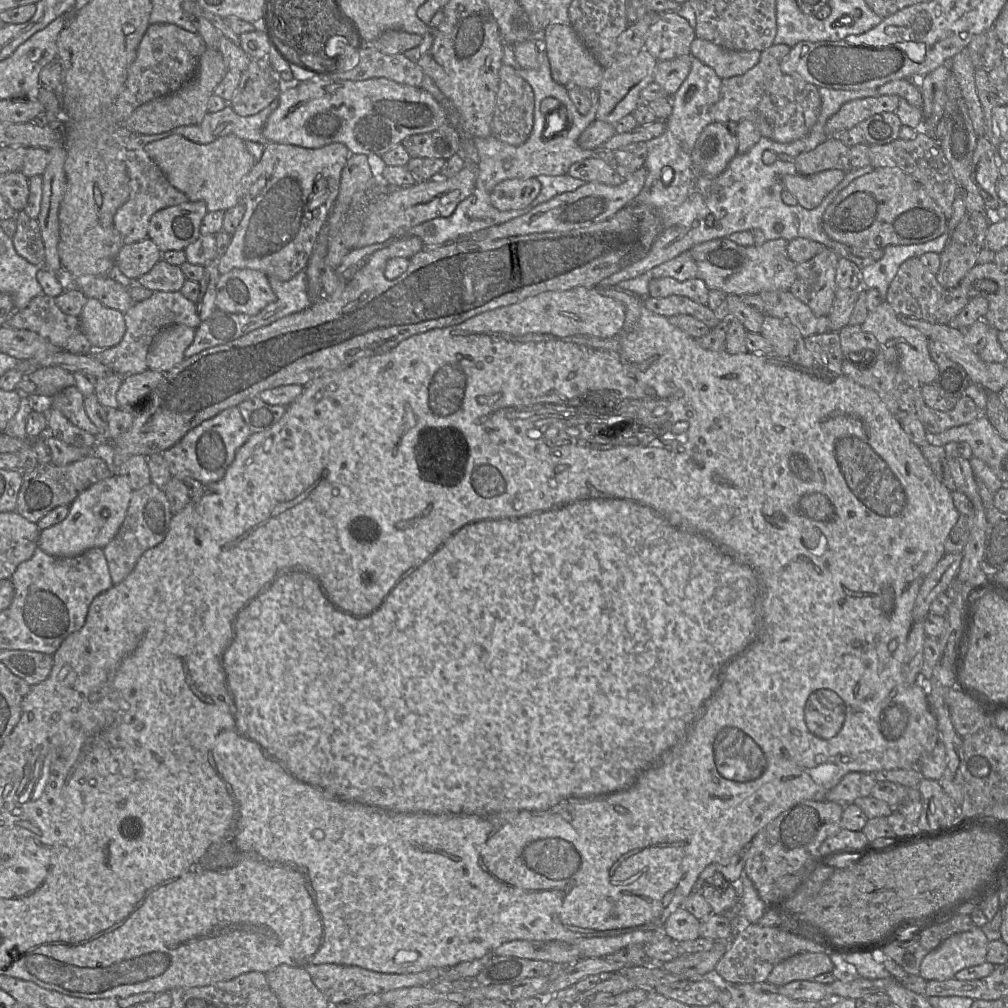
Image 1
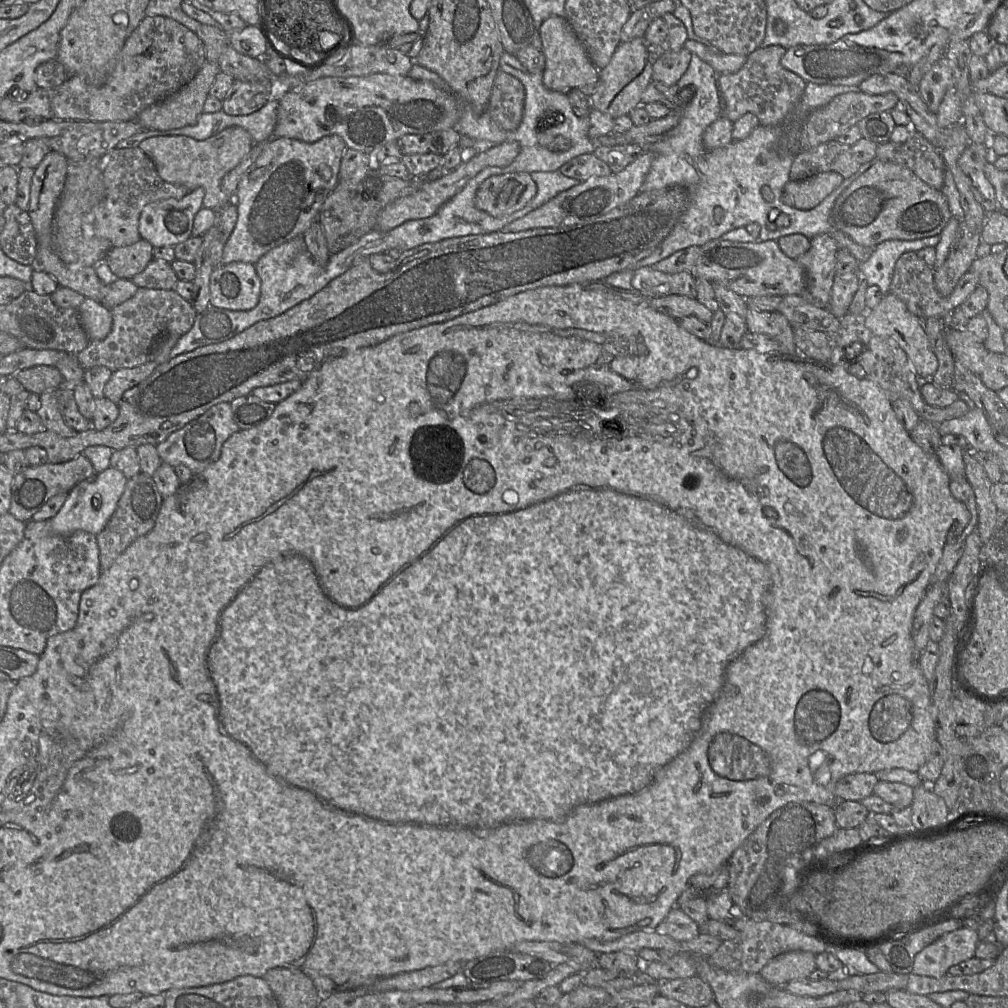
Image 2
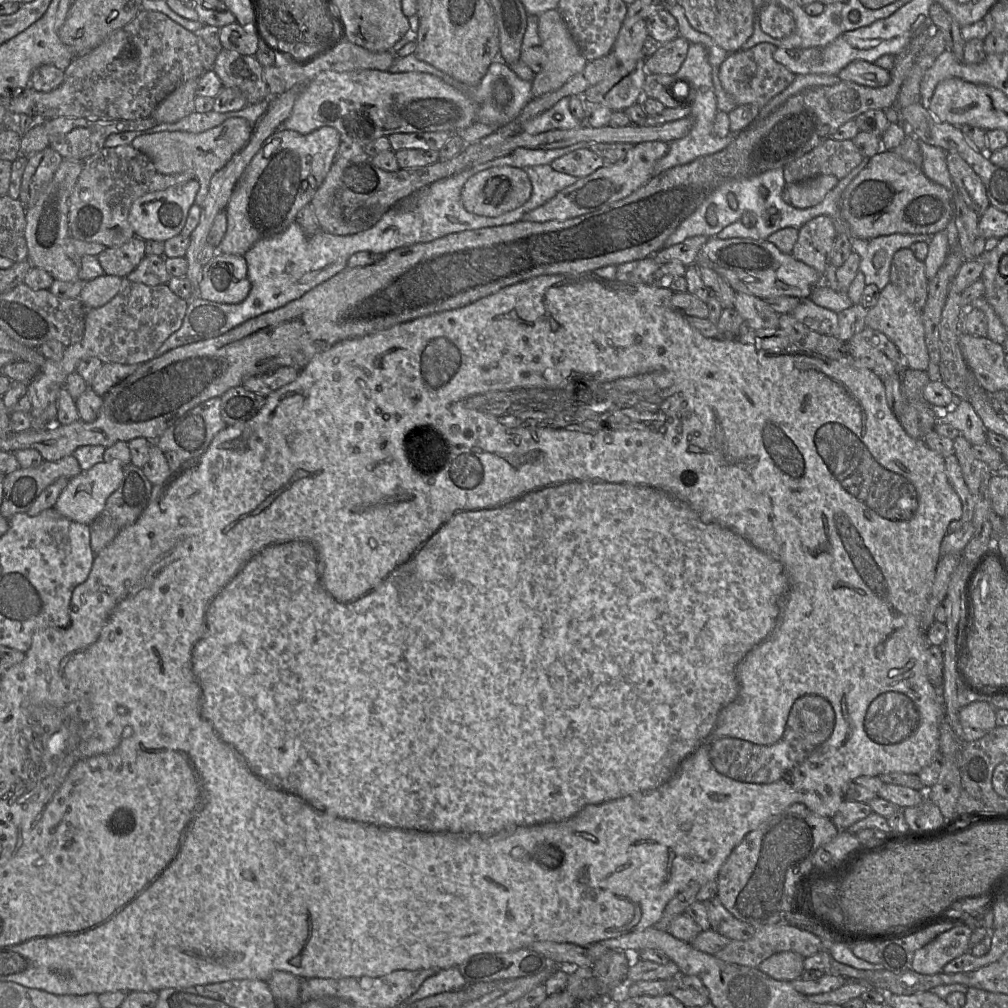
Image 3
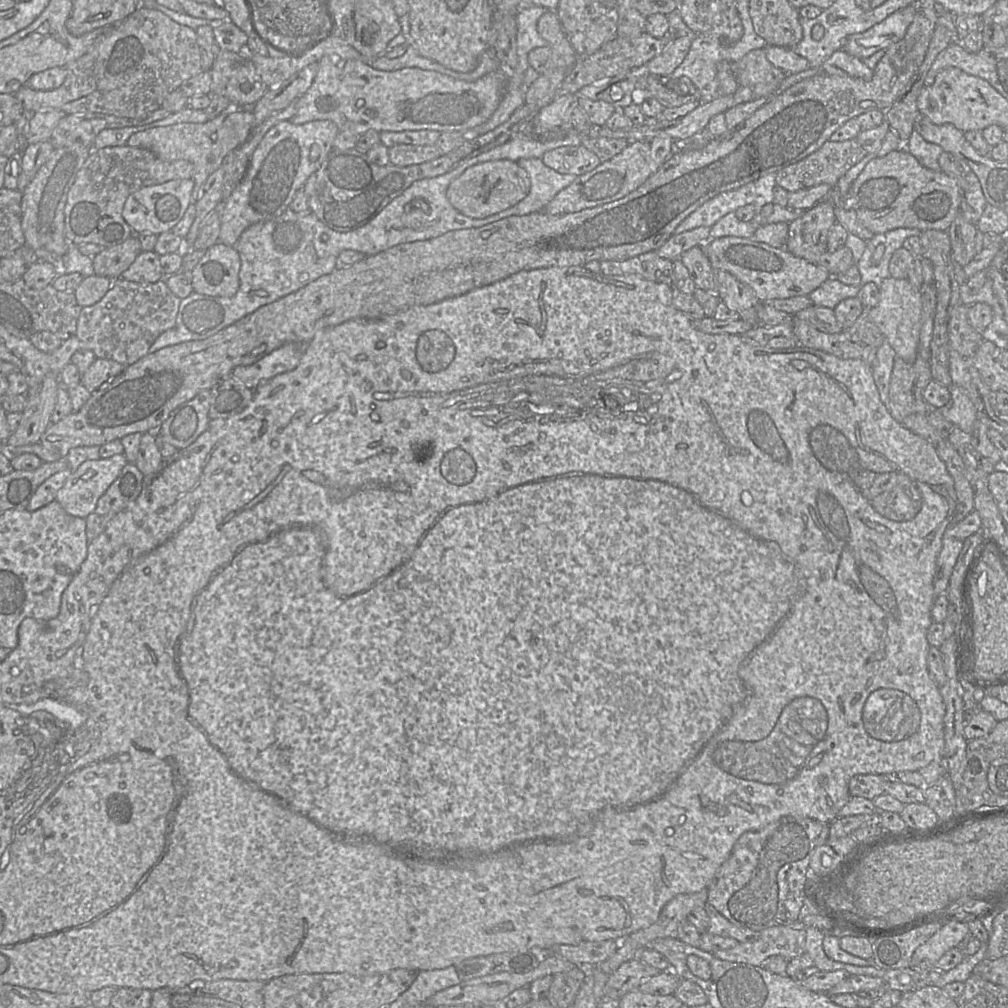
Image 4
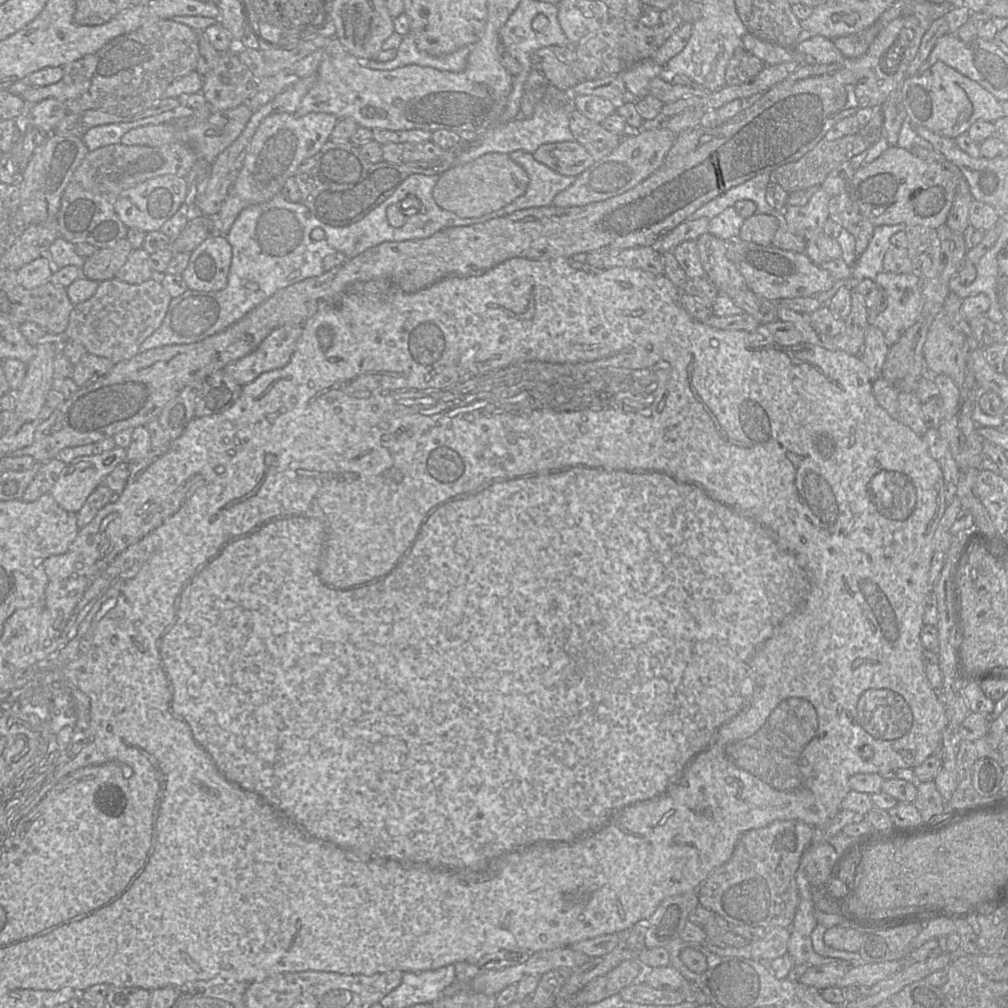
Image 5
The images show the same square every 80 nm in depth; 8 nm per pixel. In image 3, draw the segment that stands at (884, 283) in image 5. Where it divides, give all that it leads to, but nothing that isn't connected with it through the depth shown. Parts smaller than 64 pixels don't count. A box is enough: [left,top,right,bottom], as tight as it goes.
[866,282,929,371]

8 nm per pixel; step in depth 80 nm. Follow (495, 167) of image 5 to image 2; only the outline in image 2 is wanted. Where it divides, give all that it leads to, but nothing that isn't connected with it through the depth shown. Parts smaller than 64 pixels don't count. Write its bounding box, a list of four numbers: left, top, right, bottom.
[475,173,536,217]

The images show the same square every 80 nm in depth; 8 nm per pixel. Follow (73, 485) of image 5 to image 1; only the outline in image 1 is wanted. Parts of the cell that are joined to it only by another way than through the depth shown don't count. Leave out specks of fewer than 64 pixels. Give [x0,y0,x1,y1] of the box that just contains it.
[38,473,132,557]

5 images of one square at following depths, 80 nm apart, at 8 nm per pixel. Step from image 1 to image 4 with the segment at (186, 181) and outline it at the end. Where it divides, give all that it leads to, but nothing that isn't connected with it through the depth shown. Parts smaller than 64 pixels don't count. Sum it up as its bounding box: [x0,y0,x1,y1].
[127,105,254,203]

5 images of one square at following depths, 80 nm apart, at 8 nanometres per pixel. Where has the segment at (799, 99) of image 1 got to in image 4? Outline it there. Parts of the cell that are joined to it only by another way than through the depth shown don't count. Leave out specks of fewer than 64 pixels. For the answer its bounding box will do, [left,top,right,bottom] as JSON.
[730,48,787,100]

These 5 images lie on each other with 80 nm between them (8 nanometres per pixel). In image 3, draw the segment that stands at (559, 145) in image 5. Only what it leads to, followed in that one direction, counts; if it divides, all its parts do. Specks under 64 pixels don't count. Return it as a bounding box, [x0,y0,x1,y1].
[550,148,605,178]

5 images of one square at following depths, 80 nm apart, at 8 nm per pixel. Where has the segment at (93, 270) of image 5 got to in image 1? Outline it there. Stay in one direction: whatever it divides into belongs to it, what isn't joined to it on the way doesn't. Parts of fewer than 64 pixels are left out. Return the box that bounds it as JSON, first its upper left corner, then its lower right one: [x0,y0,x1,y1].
[115,238,162,279]

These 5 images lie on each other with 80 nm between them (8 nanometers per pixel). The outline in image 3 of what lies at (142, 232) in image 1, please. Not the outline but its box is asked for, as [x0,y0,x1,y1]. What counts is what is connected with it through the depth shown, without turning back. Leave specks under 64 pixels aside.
[70,145,192,248]

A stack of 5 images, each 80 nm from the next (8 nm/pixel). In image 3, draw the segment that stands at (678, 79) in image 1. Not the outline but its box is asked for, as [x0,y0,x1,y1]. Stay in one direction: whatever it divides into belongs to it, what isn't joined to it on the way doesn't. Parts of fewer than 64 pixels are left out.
[646,36,689,75]

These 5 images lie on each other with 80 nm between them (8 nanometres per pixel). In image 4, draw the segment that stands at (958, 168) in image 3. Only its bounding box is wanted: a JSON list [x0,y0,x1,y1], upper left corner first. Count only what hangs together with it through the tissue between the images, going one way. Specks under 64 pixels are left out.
[938,151,987,225]

